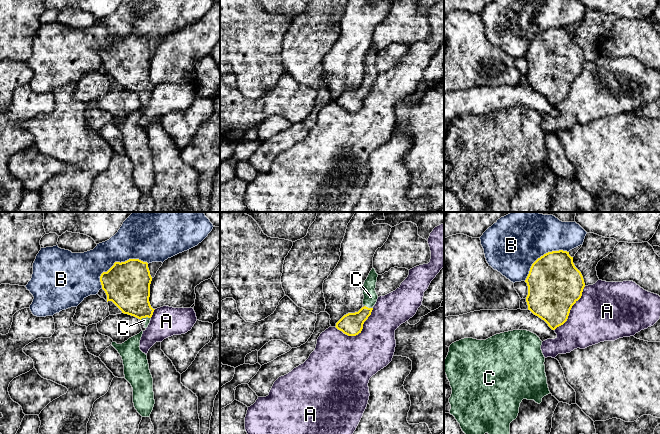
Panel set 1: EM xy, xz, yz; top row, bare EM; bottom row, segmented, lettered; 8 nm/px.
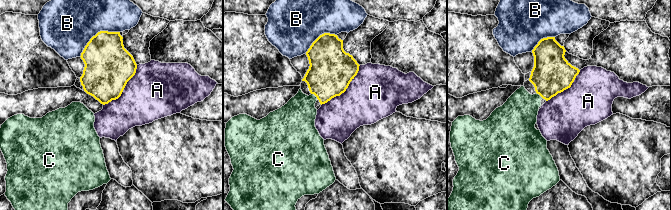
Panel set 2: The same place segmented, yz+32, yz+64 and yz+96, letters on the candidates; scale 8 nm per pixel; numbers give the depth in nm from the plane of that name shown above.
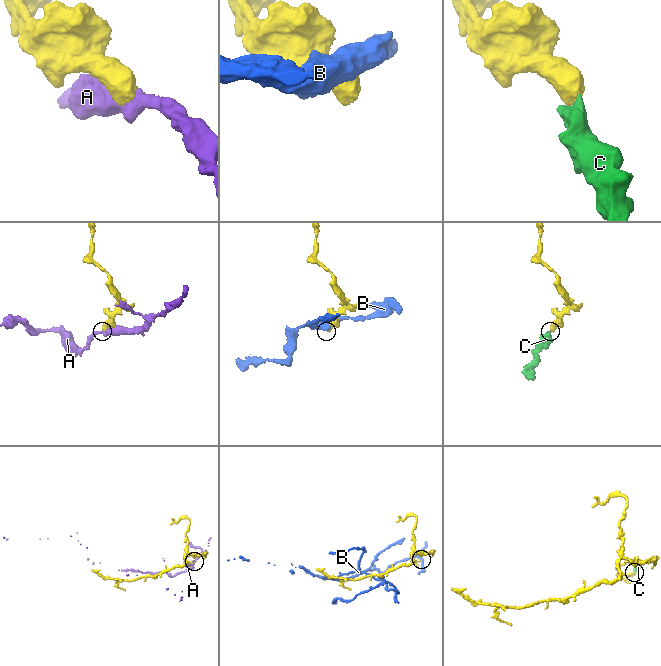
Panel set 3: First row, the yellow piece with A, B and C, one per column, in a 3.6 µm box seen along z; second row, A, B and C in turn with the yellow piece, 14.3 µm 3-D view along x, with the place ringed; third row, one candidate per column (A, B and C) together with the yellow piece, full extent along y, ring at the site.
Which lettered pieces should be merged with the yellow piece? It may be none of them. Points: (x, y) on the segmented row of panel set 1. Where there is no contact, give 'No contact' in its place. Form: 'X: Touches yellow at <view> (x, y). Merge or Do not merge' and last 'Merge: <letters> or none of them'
A: Touches yellow at xz (359, 332). Do not merge
B: Touches yellow at xy (117, 262). Do not merge
C: Touches yellow at xy (145, 317). Merge
Merge: C

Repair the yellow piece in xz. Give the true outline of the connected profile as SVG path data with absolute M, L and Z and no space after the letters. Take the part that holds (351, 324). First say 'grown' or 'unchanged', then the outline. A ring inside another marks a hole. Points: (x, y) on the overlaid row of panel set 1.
grown; M372 268L363 285L363 307L355 313L344 315L337 323L336 328L348 336L356 336L361 333L364 322L371 315L378 295L375 291L378 274Z

